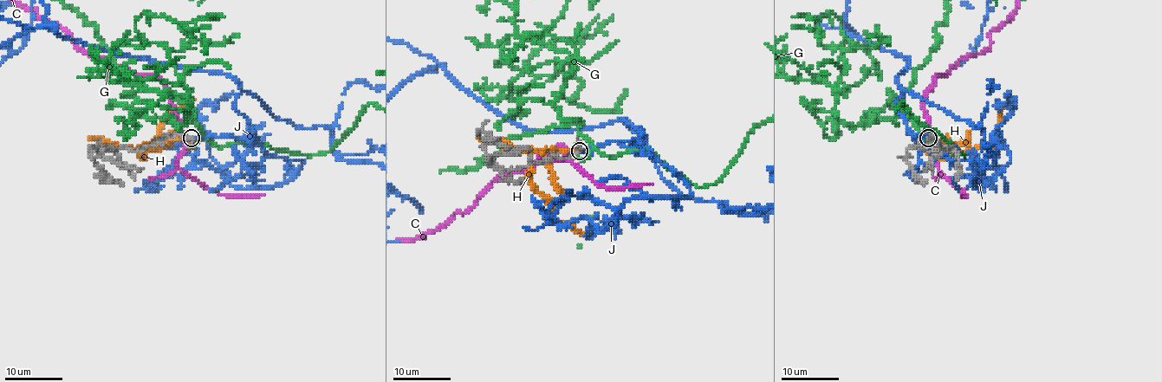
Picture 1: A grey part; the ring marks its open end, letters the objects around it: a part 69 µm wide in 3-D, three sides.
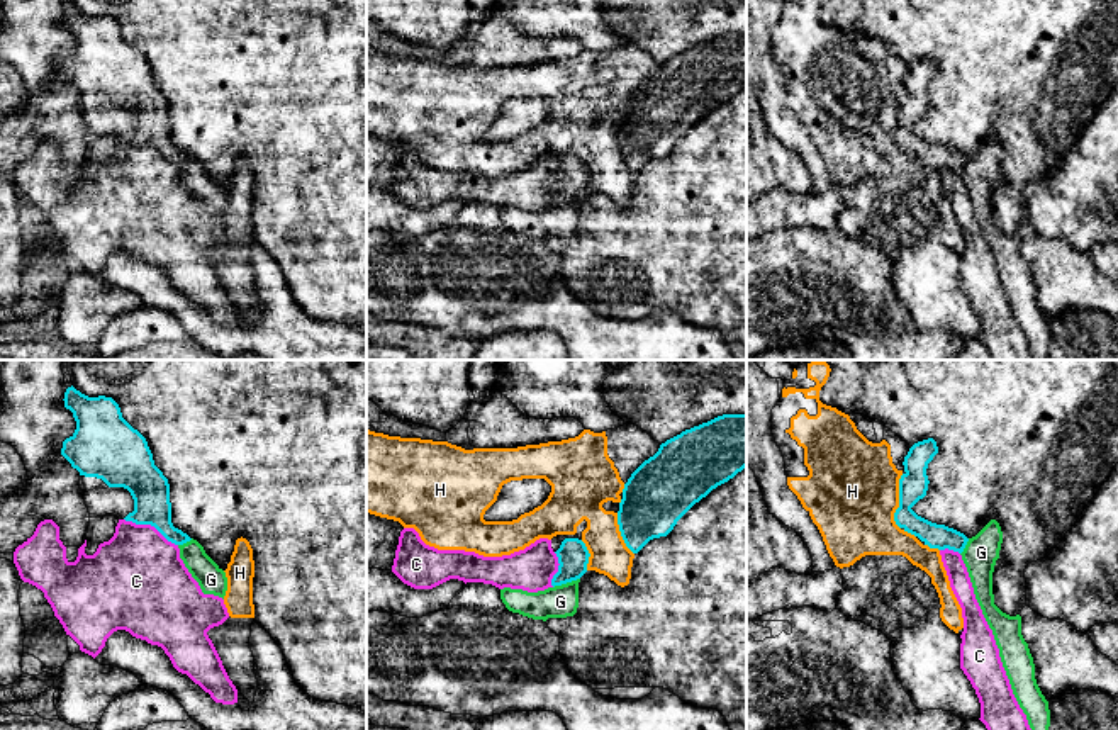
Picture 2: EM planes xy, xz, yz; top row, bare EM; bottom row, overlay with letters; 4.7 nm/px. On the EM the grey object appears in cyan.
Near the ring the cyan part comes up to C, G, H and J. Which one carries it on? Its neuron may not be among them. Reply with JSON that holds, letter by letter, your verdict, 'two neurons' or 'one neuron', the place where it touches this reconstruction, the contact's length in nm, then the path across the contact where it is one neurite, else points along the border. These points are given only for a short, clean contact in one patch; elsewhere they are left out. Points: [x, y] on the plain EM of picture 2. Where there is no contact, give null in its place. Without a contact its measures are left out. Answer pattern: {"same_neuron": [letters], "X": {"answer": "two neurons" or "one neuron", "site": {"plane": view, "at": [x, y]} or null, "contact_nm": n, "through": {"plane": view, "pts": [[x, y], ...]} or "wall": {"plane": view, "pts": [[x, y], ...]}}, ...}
{"same_neuron": ["J"], "C": {"answer": "two neurons", "site": {"plane": "xy", "at": [151, 145]}, "contact_nm": 280}, "G": {"answer": "two neurons", "site": {"plane": "xz", "at": [565, 202]}, "contact_nm": 140}, "H": {"answer": "two neurons", "site": {"plane": "yz", "at": [899, 121]}, "contact_nm": 260}, "J": {"answer": "one neuron", "site": null}}

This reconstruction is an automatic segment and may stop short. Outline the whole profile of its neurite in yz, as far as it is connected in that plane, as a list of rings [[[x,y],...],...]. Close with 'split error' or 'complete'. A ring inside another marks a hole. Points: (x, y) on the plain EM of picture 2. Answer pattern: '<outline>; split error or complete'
[[[933,58],[914,63],[904,76],[904,93],[899,98],[899,127],[894,132],[894,141],[904,151],[918,156],[930,168],[953,170],[962,173],[969,158],[945,144],[931,143],[918,136],[911,127],[926,115],[928,95],[926,88],[938,73]]]; complete

